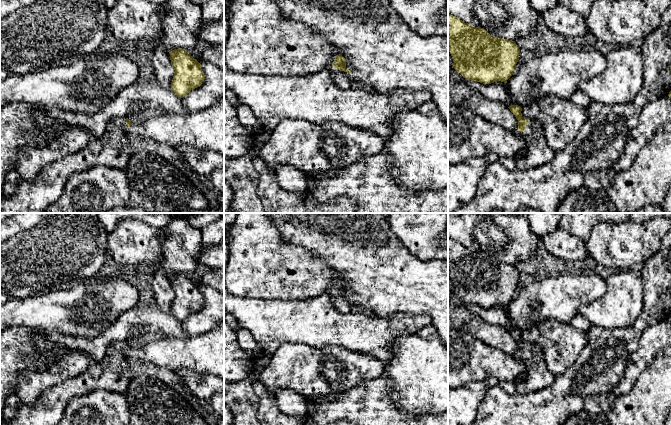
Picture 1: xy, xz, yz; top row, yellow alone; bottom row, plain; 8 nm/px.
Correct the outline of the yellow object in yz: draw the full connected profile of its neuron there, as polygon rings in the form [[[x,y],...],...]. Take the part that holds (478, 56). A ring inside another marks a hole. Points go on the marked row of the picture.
[[[448,14],[448,50],[453,66],[466,80],[506,83],[513,75],[520,49],[515,41],[490,35]]]

